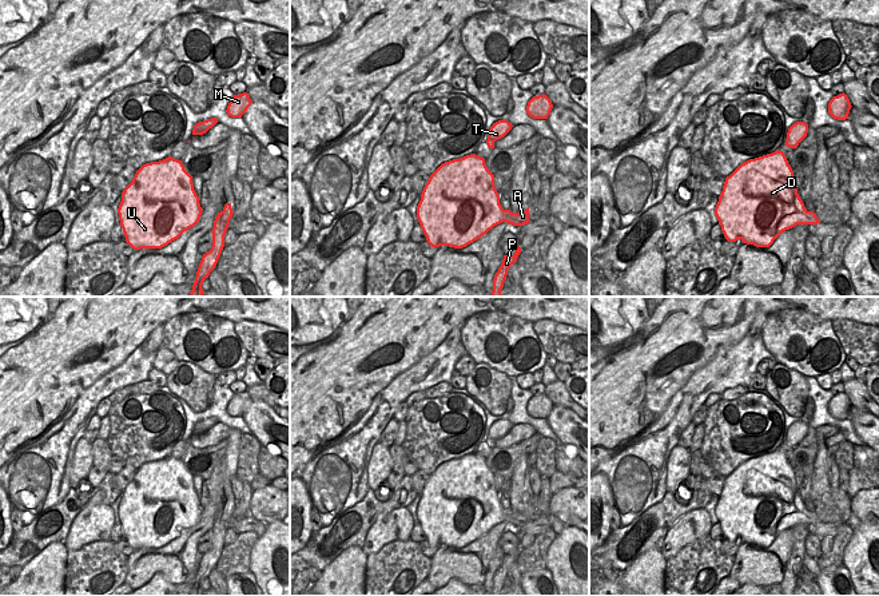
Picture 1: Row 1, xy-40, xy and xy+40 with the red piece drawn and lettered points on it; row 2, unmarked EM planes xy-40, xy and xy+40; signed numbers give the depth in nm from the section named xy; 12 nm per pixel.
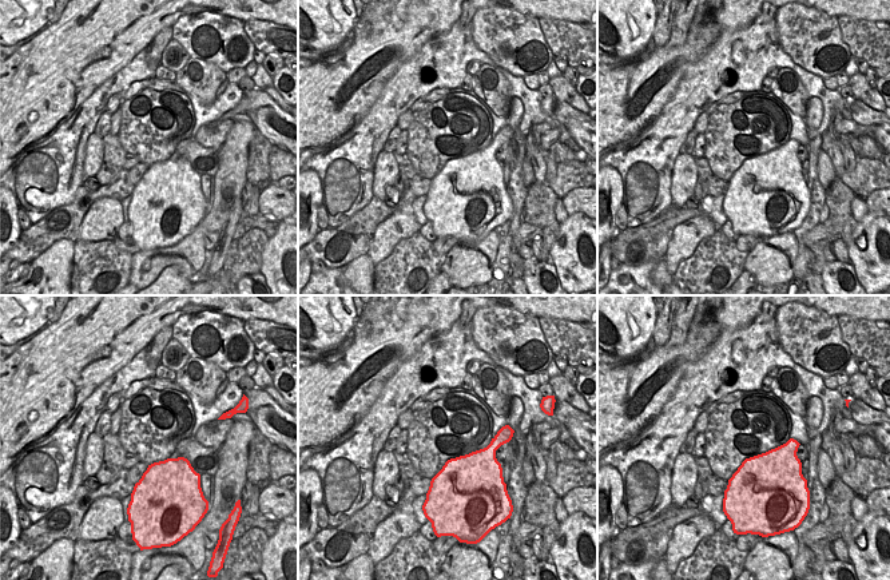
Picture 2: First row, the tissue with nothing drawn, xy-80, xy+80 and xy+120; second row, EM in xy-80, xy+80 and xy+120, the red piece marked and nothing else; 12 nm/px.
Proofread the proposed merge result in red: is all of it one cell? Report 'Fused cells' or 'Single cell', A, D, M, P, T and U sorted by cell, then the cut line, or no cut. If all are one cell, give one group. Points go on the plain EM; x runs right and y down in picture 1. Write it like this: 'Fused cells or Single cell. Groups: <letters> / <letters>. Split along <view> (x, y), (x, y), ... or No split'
Fused cells. Groups: A P / D M T U. Split along xy+40 (804, 508), (803, 513), (811, 523).

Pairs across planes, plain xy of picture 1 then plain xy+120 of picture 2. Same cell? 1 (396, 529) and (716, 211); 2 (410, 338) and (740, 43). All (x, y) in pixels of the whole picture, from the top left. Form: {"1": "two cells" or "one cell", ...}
{"1": "two cells", "2": "two cells"}

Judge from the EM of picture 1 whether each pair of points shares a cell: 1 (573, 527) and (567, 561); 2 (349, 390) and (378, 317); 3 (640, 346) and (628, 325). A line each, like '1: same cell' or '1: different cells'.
1: same cell
2: same cell
3: different cells

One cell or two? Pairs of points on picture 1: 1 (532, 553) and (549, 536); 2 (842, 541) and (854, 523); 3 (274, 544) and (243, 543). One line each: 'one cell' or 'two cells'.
1: one cell
2: two cells
3: two cells

